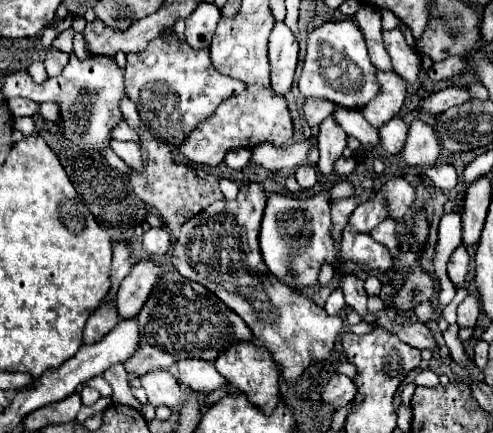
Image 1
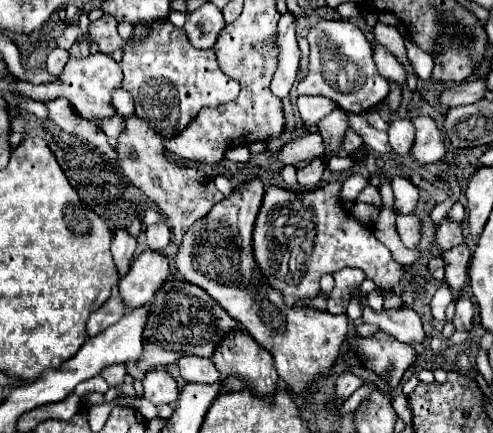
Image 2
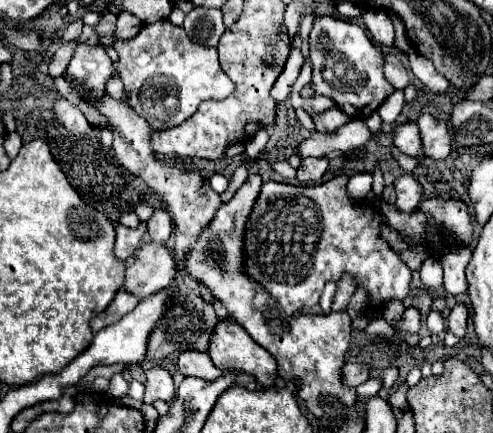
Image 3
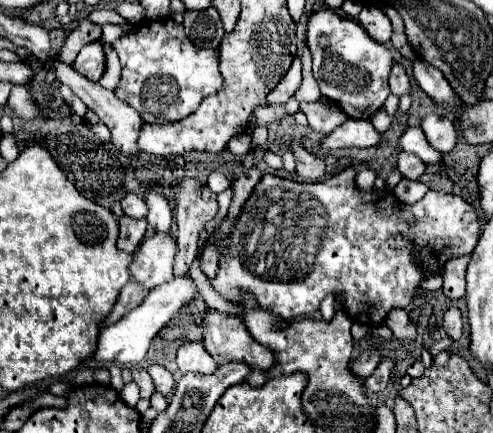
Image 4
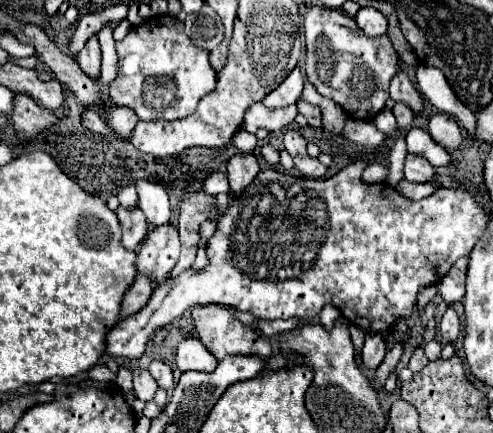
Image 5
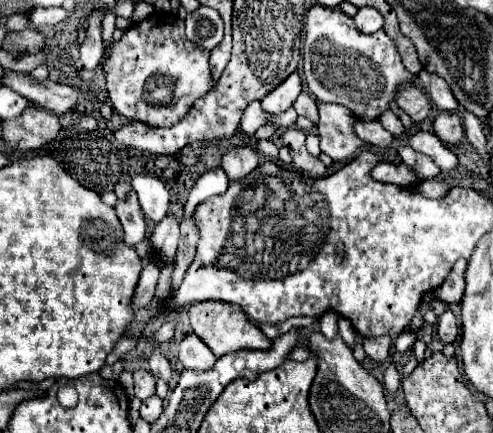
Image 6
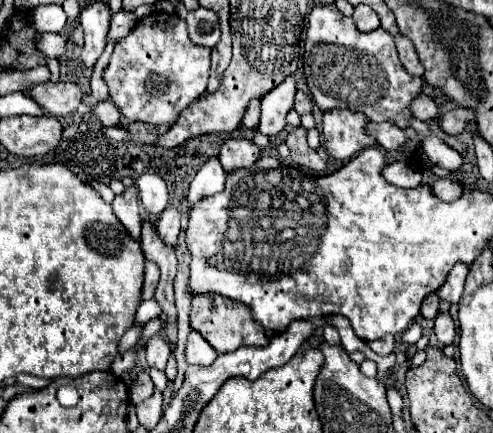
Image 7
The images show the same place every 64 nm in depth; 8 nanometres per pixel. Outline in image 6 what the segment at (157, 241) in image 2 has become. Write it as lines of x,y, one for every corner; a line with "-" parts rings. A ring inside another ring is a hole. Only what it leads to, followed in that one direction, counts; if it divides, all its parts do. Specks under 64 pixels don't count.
136,176
132,180
132,188
138,194
142,212
146,218
160,222
164,216
168,216
168,190
158,178
152,176

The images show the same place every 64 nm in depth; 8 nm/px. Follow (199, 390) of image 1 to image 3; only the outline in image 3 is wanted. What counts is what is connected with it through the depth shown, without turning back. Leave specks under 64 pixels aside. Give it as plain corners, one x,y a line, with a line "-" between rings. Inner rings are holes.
182,352
178,358
178,368
184,376
202,378
208,382
222,376
222,372
212,364
212,360
206,352

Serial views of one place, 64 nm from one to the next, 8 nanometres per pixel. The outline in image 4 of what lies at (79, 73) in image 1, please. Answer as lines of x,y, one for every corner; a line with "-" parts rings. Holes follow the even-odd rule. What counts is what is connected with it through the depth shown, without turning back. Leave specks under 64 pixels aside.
92,42
92,44
86,44
74,64
72,64
82,76
86,76
88,80
92,82
98,82
102,76
104,76
104,70
106,70
106,56
104,56
104,48
102,48
102,42

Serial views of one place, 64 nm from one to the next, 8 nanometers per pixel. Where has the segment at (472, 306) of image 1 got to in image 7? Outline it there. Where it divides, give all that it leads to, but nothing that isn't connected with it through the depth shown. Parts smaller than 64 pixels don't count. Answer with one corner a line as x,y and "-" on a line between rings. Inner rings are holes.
440,312
436,316
436,326
434,326
434,332
436,332
436,338
440,344
452,344
454,342
454,336
456,336
456,326
454,326
454,320
448,312

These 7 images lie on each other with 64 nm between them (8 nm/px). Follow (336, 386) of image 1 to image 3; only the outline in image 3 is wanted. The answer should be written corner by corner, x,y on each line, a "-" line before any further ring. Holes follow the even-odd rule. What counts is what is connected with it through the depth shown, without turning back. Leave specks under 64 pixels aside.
346,364
342,368
342,384
356,388
358,384
368,380
368,366
364,364

